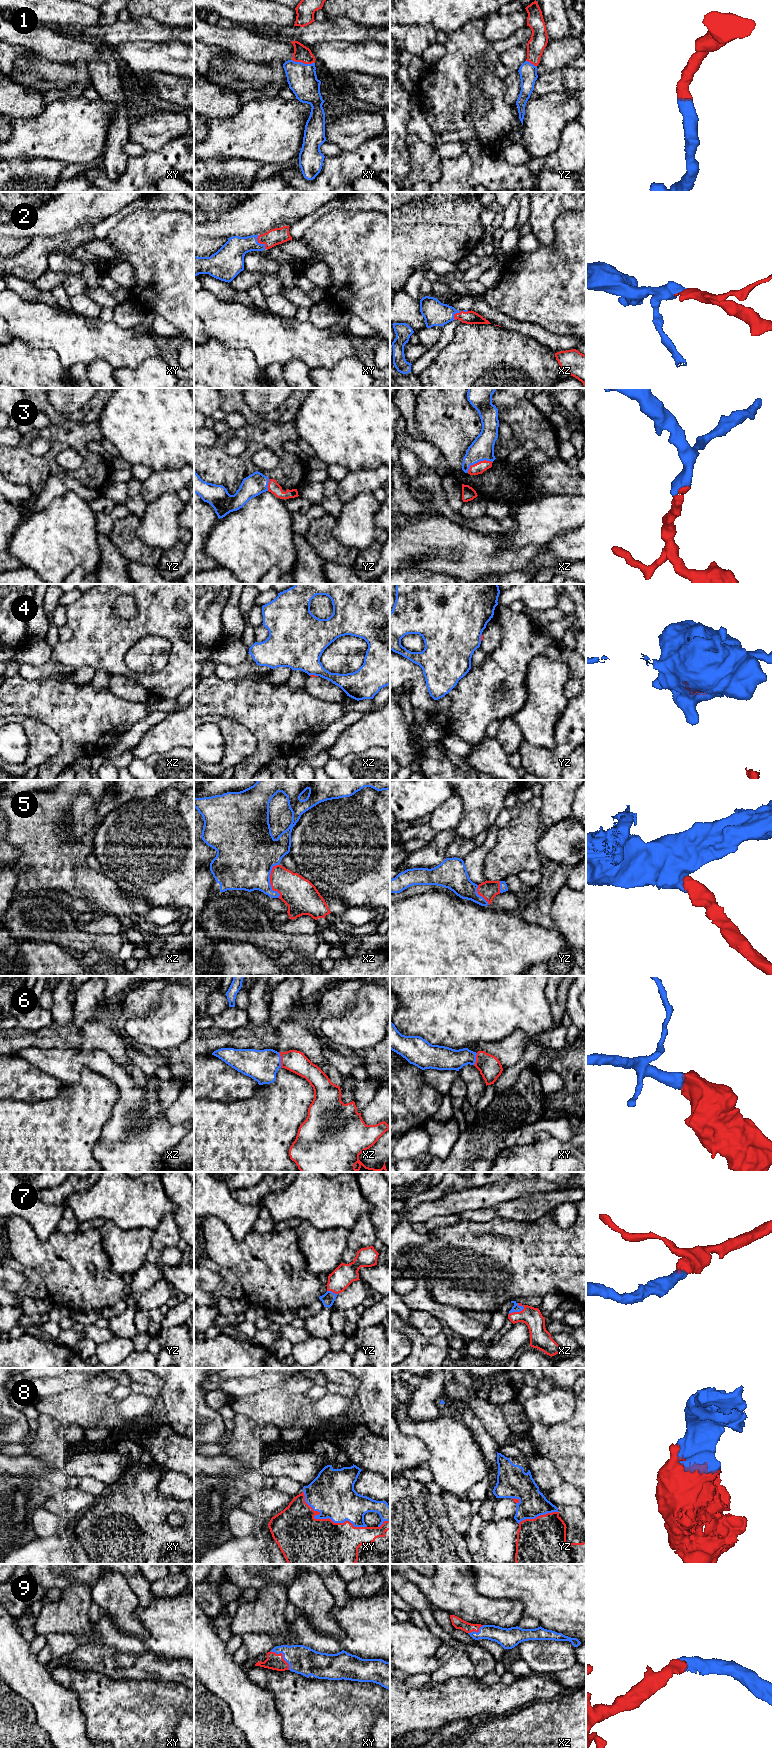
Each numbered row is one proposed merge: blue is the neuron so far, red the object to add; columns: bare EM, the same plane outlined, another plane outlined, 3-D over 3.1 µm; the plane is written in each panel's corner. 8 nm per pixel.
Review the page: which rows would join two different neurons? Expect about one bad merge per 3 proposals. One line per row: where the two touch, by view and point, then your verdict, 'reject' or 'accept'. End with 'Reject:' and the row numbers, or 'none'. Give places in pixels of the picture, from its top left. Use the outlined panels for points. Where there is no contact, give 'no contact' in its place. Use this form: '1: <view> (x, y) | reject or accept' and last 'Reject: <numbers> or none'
1: xy (303, 63) | accept
2: xy (259, 243) | accept
3: xz (478, 461) | accept
4: xz (313, 674) | reject
5: xz (269, 882) | accept
6: xz (280, 1059) | accept
7: xz (517, 1311) | accept
8: xy (325, 1518) | accept
9: xy (283, 1656) | accept
Reject: 4

